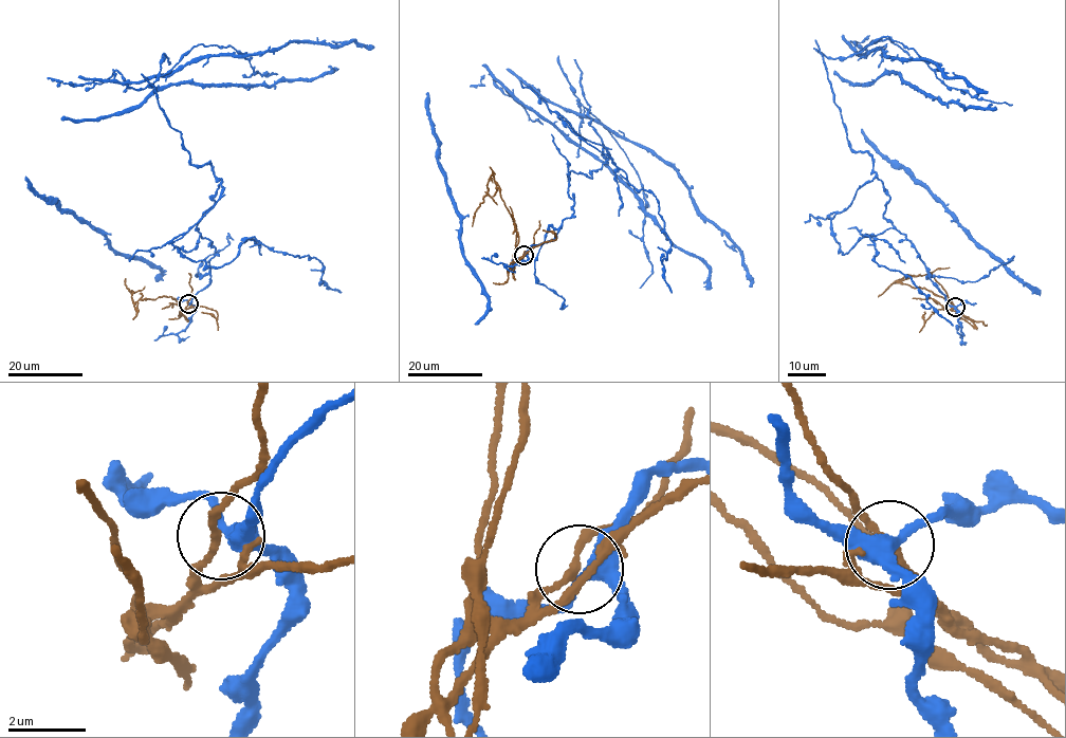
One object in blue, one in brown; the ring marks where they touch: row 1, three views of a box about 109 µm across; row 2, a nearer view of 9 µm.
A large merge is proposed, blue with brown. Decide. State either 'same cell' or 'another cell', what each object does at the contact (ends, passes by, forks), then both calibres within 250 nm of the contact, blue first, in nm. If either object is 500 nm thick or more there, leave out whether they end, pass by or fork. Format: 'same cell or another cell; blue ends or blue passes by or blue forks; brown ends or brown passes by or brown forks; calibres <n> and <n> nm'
another cell; blue forks; brown passes by; calibres 360 and 170 nm

